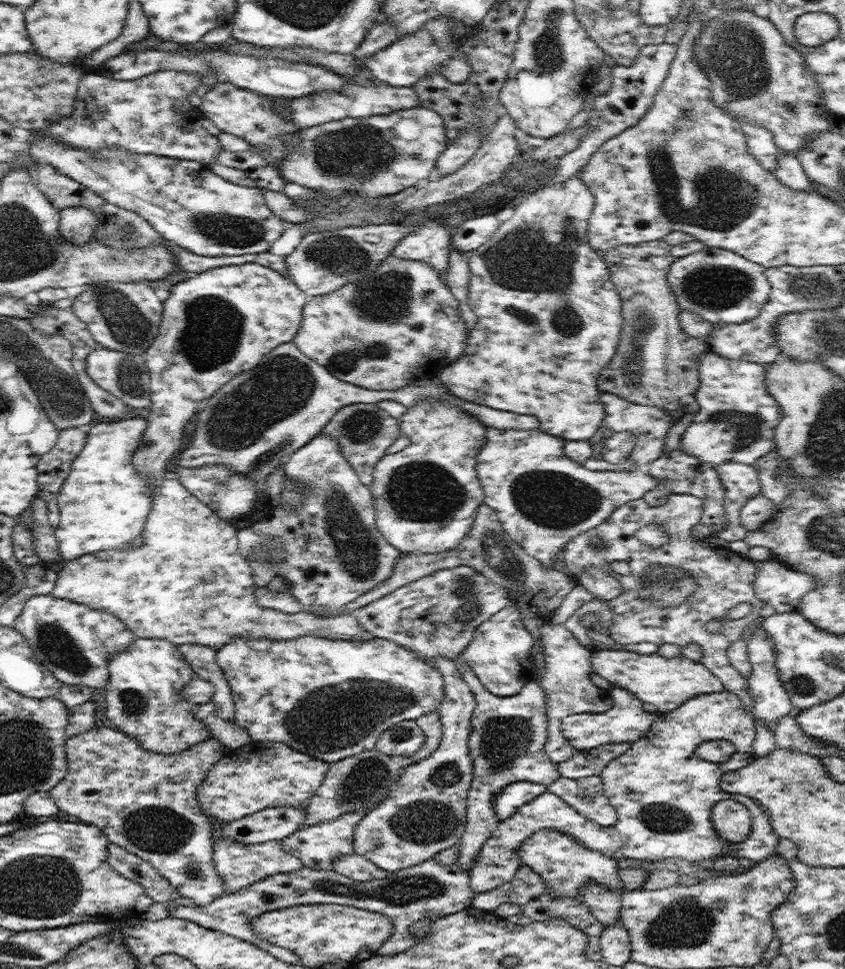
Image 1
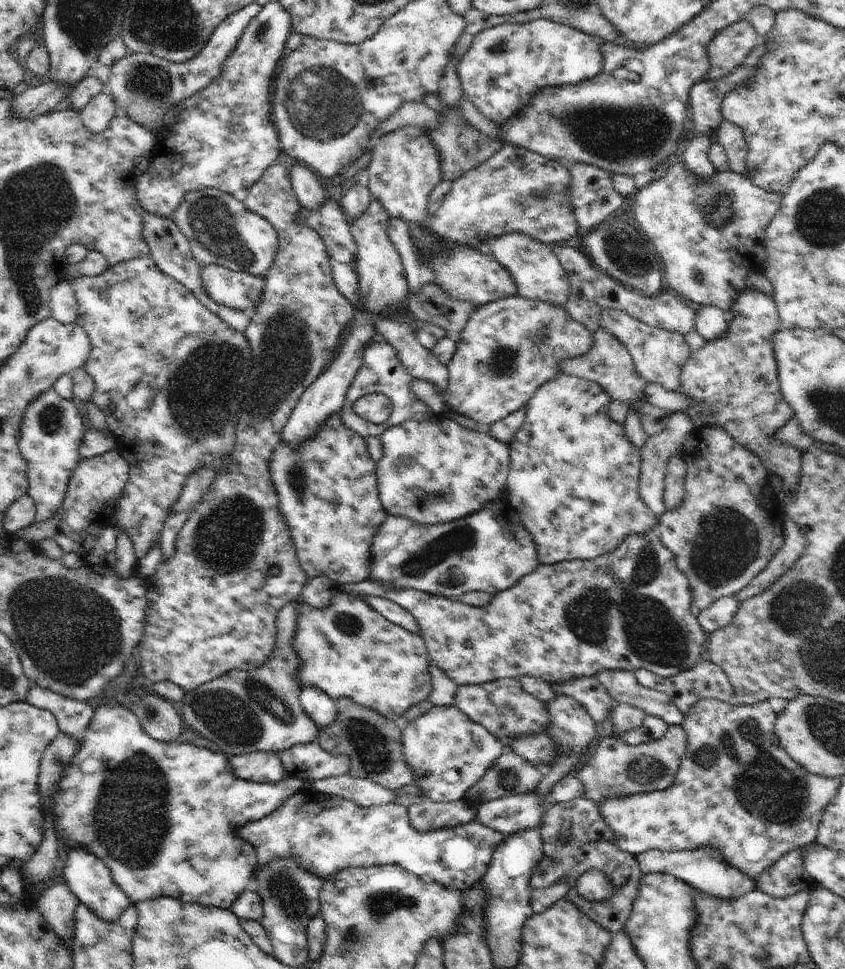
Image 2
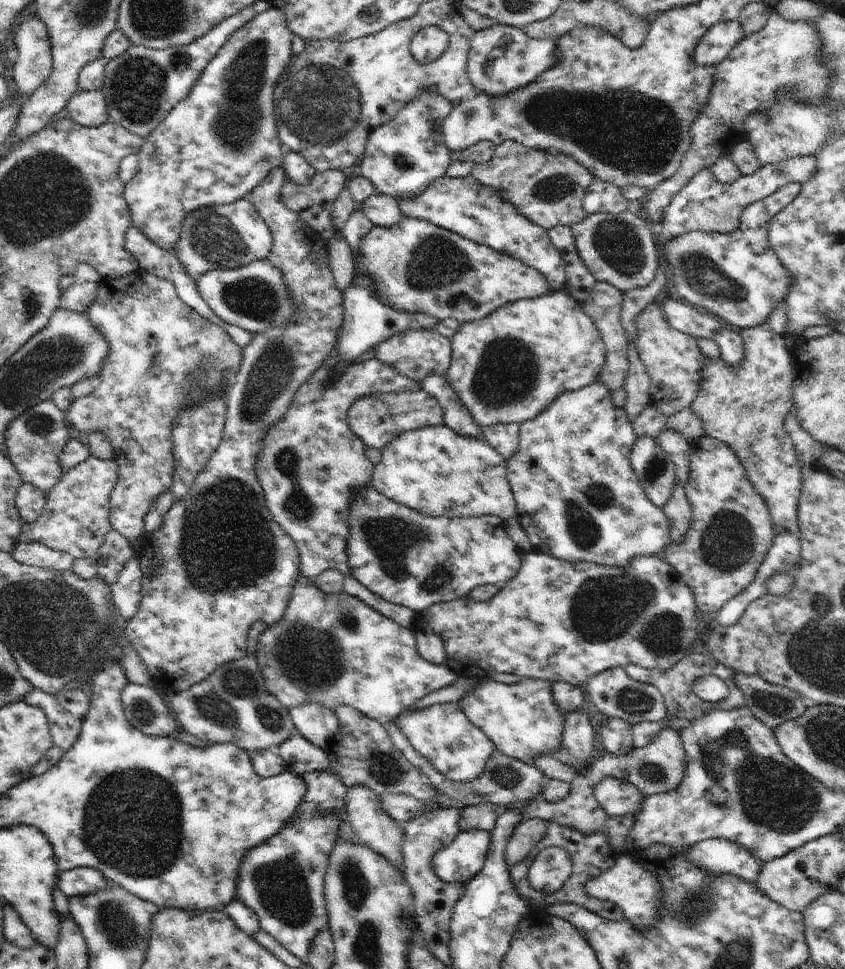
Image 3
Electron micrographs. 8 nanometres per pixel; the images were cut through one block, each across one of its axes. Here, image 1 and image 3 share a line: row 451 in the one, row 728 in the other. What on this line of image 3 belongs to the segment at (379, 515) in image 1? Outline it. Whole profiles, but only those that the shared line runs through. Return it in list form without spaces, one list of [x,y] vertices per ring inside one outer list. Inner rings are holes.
[[[440,702],[422,710],[408,708],[402,710],[395,721],[412,748],[424,756],[446,780],[453,783],[470,782],[478,778],[484,772],[488,758],[496,749],[494,742],[468,720],[458,702]]]

